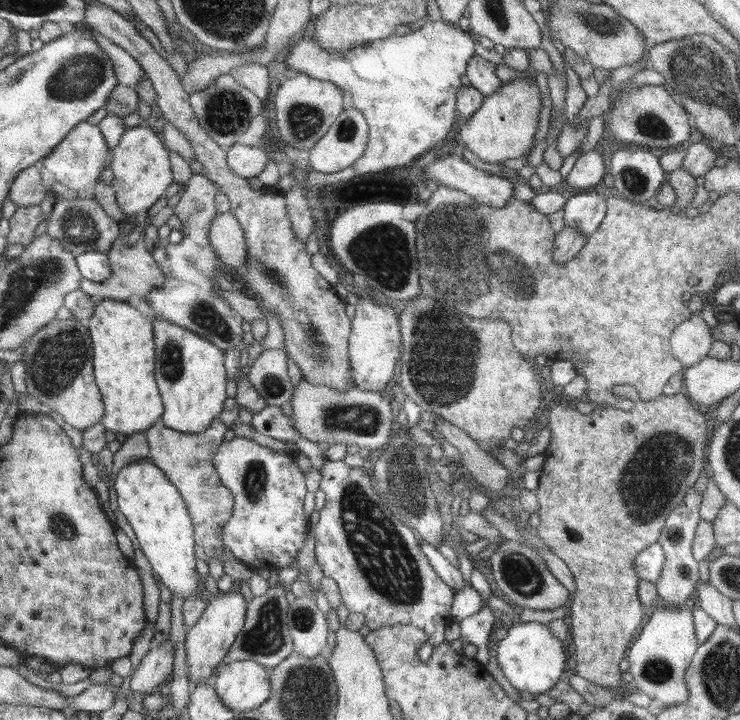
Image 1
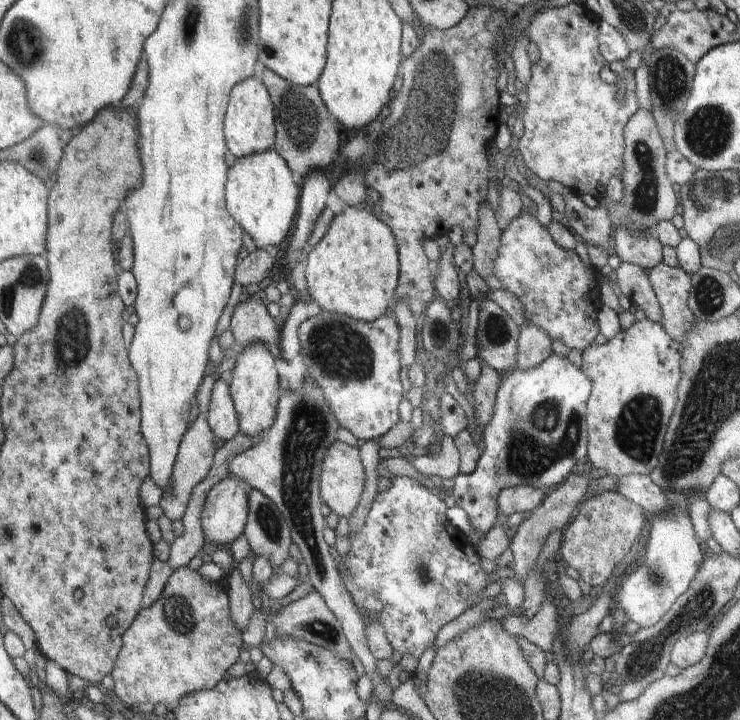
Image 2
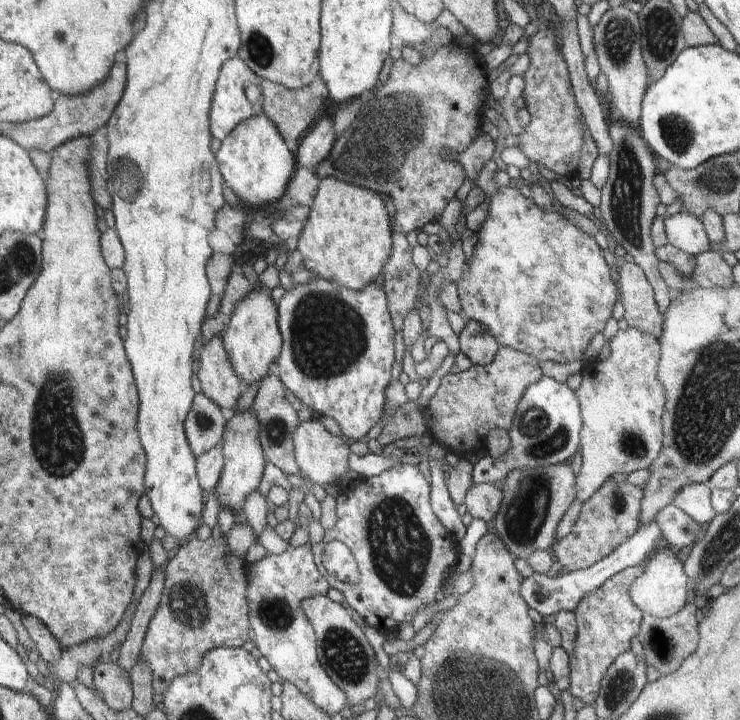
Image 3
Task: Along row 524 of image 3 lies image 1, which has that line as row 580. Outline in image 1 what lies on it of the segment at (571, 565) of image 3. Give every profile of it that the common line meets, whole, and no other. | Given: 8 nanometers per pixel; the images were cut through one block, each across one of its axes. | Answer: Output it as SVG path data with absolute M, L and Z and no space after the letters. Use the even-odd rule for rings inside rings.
M679 392L674 395L662 393L658 398L651 401L636 401L634 408L630 411L607 405L596 406L590 415L584 415L578 409L572 409L567 401L559 398L551 404L550 413L546 414L544 420L550 427L551 437L549 447L544 454L544 466L540 472L538 489L535 491L539 503L537 513L540 515L540 525L535 529L535 532L544 541L544 545L567 564L574 577L576 592L571 596L568 604L569 614L567 617L569 632L572 636L571 640L573 640L574 644L573 656L576 660L576 666L573 668L576 675L589 680L593 684L612 689L614 692L626 696L634 691L634 687L626 687L626 682L620 677L622 672L618 664L623 658L626 658L627 648L631 645L630 640L636 634L636 630L639 630L646 612L646 609L640 605L638 592L640 577L635 569L635 558L645 548L659 541L660 534L665 528L664 524L666 524L666 520L670 516L669 514L674 511L674 508L678 508L682 504L682 498L694 486L703 469L707 468L704 450L707 449L711 436L708 416L696 411L692 406L692 400Z

